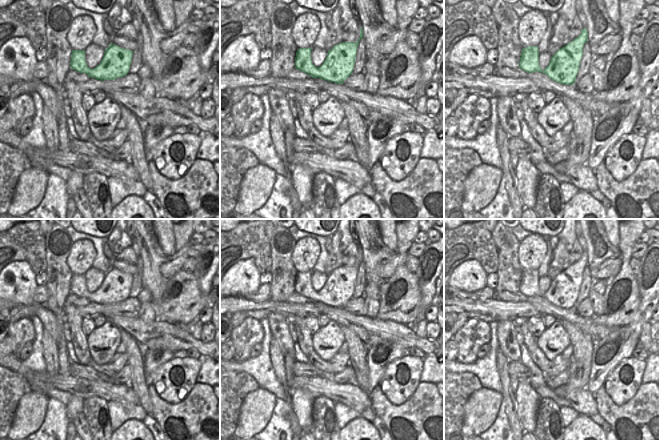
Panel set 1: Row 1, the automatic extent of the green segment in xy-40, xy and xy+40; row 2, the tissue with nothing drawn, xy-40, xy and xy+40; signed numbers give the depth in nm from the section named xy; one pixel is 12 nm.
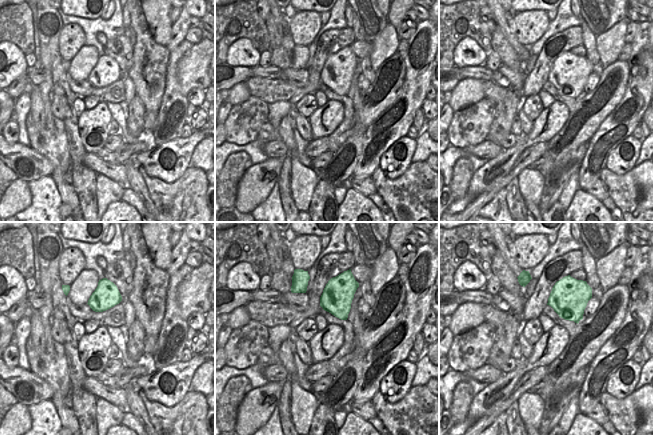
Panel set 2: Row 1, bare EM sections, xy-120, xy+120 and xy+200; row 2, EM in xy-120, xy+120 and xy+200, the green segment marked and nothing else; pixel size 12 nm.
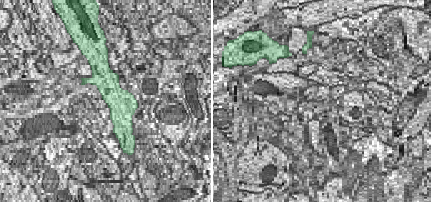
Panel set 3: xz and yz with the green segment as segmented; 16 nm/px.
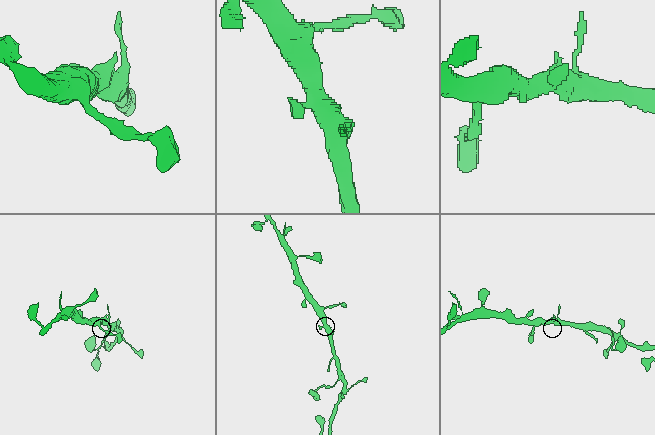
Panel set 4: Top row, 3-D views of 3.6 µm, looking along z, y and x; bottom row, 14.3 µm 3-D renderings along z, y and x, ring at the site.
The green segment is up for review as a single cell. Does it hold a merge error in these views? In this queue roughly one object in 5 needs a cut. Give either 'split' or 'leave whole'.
leave whole

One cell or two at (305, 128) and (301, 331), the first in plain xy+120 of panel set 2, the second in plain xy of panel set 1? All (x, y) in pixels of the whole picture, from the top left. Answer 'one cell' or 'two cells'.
two cells

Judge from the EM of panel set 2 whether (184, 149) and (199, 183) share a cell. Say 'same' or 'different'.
different

